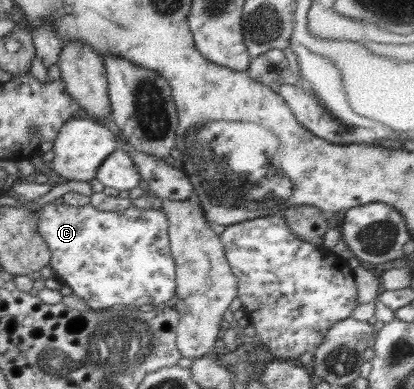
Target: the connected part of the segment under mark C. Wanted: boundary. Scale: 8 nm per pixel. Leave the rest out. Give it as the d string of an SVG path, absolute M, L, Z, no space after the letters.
M53 203L45 204L42 210L37 211L38 214L38 225L37 231L40 236L44 239L47 247L51 252L51 259L49 265L54 270L55 277L62 282L63 285L72 288L72 295L81 298L88 307L93 310L110 309L112 307L132 307L142 306L143 304L152 304L158 307L162 307L172 296L176 294L176 283L175 283L175 262L171 255L169 245L169 223L164 216L162 210L144 210L137 208L126 208L126 210L120 212L109 212L97 210L91 205L87 206L68 206L68 204L56 205Z

